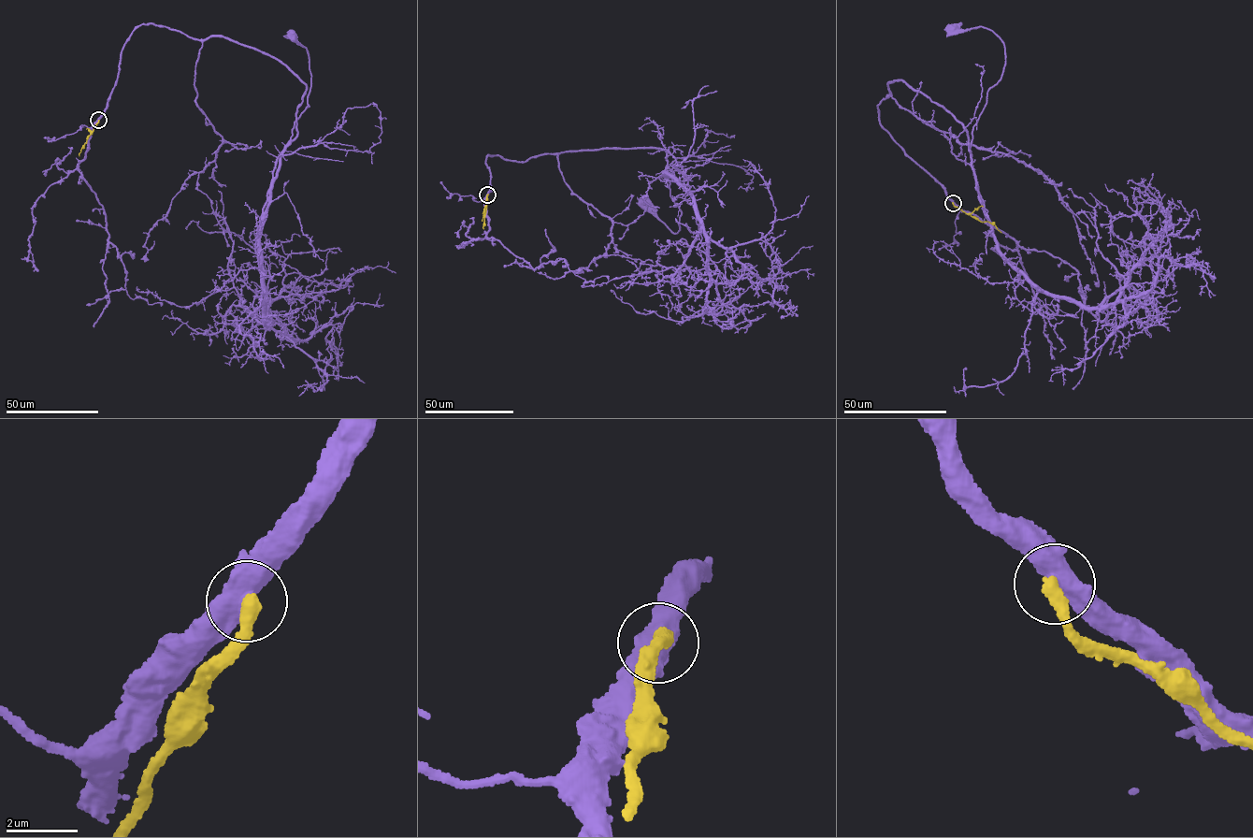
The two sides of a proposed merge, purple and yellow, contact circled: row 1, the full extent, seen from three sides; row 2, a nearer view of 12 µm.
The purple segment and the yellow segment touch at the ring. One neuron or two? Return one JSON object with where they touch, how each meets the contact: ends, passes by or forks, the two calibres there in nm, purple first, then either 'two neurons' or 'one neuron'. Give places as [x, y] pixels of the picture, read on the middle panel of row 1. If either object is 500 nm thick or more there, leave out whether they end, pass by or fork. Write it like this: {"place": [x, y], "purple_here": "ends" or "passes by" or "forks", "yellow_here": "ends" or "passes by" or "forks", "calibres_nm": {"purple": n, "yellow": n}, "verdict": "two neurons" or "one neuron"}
{"place": [487, 195], "calibres_nm": {"purple": 550, "yellow": 400}, "verdict": "two neurons"}

